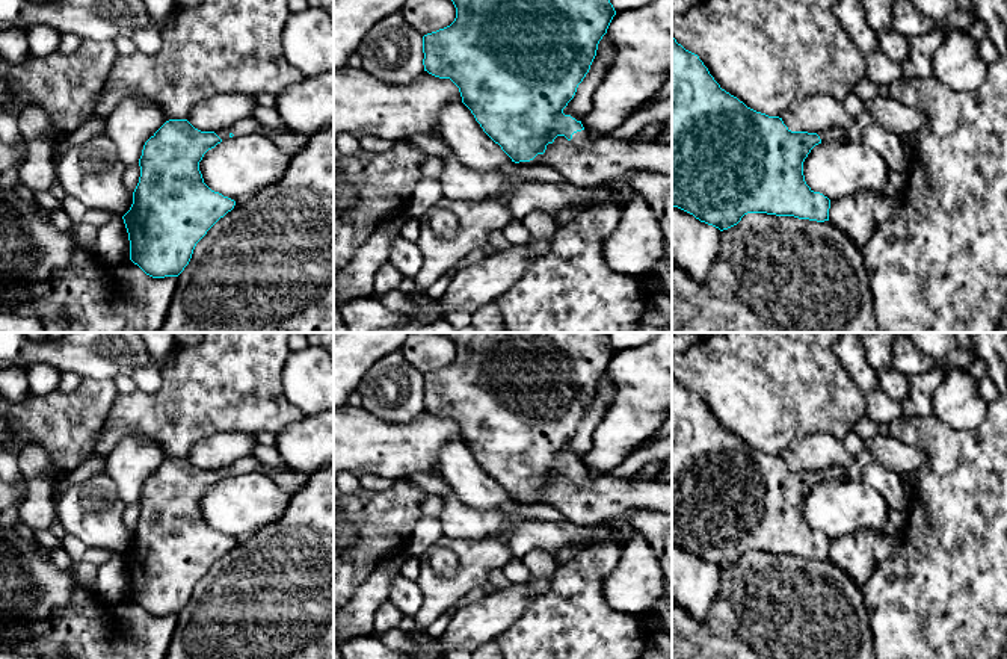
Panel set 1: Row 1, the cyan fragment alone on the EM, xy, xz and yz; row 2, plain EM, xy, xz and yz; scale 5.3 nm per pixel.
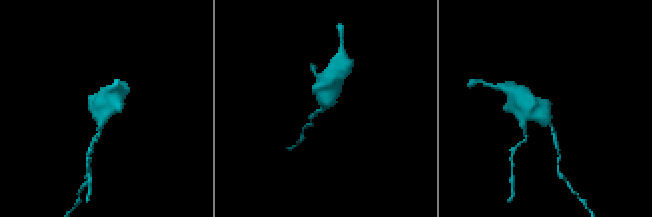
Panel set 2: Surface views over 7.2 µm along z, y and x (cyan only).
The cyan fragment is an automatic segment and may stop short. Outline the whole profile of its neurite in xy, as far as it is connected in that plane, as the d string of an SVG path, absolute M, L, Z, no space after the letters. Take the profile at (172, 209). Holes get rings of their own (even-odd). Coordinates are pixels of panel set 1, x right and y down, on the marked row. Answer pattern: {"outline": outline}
{"outline": "M249 116L217 133L201 131L187 119L169 119L145 142L139 159L140 177L133 192L133 204L122 219L130 240L130 260L146 275L152 278L178 277L189 265L196 243L234 209L234 200L211 190L204 183L199 162L222 141L254 133L272 139L290 157L302 151L311 138L291 130L269 130Z"}

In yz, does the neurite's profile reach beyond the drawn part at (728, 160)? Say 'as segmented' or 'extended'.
extended

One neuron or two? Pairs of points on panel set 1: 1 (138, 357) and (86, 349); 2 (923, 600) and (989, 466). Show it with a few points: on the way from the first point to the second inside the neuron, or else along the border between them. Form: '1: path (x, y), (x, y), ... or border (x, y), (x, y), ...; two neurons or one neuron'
1: path (126, 351), (98, 349); one neuron
2: path (956, 567), (988, 529), (988, 499); one neuron

